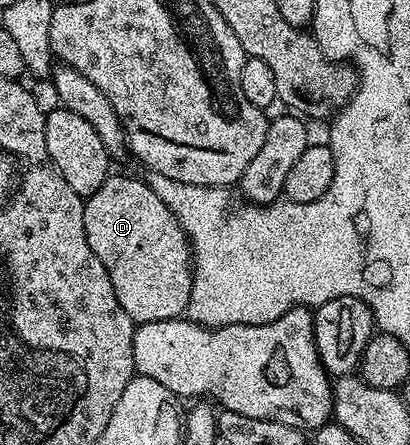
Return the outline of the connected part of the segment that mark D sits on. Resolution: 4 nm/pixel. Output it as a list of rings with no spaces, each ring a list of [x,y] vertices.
[[[111,174],[107,176],[106,181],[100,186],[100,190],[96,190],[96,194],[85,197],[84,200],[84,234],[88,238],[88,246],[92,246],[92,254],[96,254],[96,258],[100,258],[100,262],[104,262],[104,270],[108,270],[108,278],[112,278],[112,290],[116,290],[116,298],[120,298],[120,306],[124,306],[124,314],[128,314],[128,318],[134,320],[135,325],[143,324],[144,322],[164,322],[165,320],[177,320],[183,315],[188,306],[188,298],[192,294],[192,278],[194,277],[194,265],[192,263],[192,249],[189,240],[186,238],[186,231],[182,229],[182,224],[172,214],[172,210],[164,203],[160,202],[160,198],[156,198],[156,194],[147,186],[145,179],[134,176],[117,176]]]

